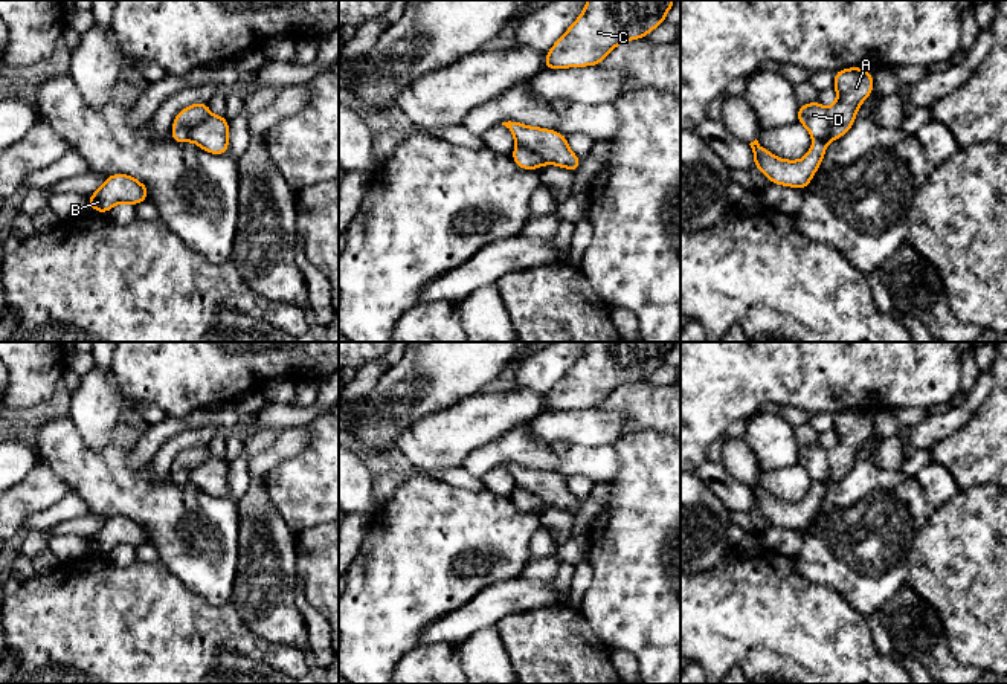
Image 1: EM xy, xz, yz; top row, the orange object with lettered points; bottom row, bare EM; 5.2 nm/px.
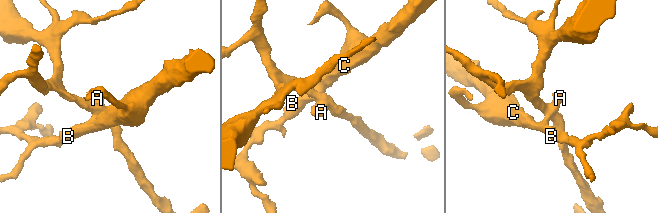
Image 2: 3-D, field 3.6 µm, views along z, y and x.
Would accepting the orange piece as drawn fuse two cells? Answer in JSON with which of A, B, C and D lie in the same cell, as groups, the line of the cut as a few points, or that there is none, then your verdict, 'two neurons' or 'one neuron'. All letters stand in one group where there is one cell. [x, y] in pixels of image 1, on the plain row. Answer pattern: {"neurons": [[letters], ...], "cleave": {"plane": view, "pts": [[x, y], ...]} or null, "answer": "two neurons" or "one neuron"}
{"neurons": [["A", "B", "C"], ["D"]], "cleave": {"plane": "yz", "pts": [[829, 451], [829, 475], [813, 483]]}, "answer": "two neurons"}

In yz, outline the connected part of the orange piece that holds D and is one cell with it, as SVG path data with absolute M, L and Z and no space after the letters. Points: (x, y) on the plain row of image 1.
M818 443L799 447L796 463L807 470L813 482L825 481L830 475L828 450Z

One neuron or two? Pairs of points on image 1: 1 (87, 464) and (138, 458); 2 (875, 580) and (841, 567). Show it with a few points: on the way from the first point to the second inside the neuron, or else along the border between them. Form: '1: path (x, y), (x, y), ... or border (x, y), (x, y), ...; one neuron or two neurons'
1: border (144, 437), (127, 458), (127, 464), (131, 469); two neurons
2: path (867, 573), (861, 567), (849, 567); one neuron

